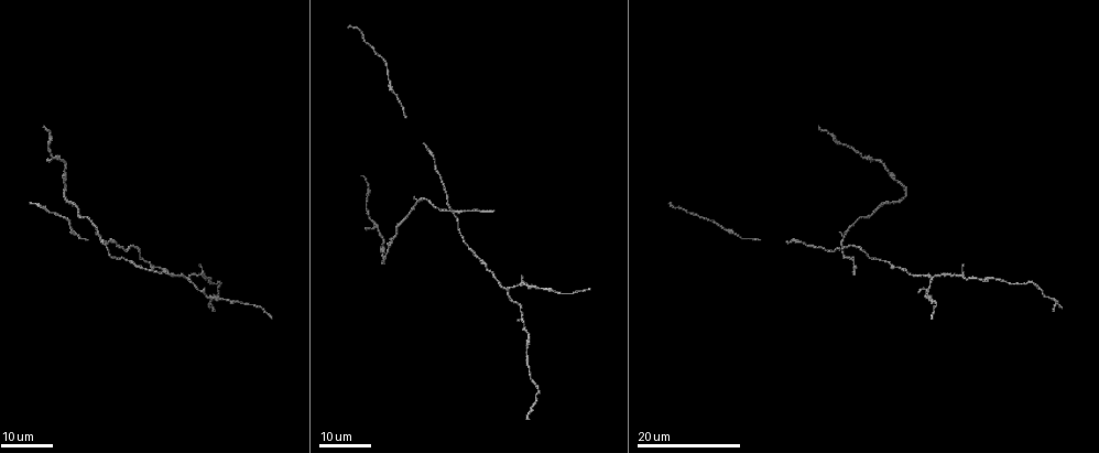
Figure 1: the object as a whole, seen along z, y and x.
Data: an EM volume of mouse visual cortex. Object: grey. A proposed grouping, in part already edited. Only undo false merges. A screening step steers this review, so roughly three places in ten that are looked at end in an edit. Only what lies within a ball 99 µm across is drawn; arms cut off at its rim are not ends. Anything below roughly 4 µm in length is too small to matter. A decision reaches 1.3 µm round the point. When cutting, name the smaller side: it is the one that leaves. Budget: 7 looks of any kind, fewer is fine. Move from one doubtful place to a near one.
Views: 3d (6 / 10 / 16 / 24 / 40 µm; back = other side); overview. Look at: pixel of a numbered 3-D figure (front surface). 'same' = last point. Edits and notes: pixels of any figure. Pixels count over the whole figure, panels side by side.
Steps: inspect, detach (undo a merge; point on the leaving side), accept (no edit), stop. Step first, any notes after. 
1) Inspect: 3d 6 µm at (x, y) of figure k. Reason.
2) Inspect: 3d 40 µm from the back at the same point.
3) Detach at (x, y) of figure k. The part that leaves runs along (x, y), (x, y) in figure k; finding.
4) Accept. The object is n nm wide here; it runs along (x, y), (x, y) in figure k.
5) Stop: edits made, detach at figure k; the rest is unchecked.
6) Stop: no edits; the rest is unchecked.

Inspect: 3d 16 µm at (525, 322) of figure 1. Arms run side by side.

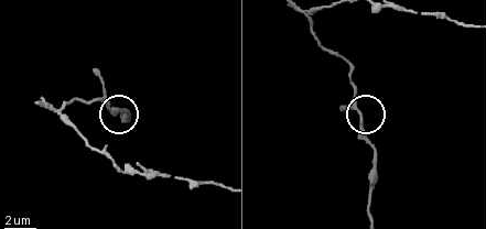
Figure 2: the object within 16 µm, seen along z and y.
Inspect: 3d 6 µm at (112, 113) of figure 2. Zoom in.

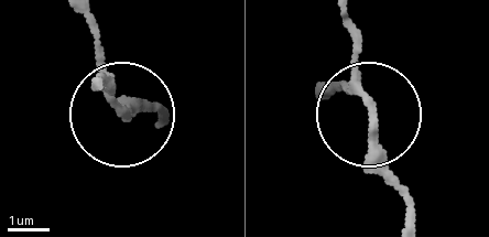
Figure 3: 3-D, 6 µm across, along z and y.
Accept. It runs along (341, 11), (351, 75), (372, 117), (372, 159), (404, 212) in figure 3; one neuron here.

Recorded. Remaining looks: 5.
Inspect: 3d 24 µm at (483, 264) of figure 1. Calibre changes.

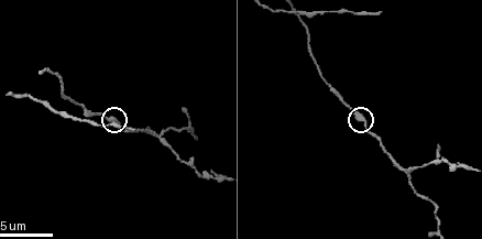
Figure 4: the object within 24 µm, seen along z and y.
Inspect: 3d 10 µm at (365, 120) of figure 4.

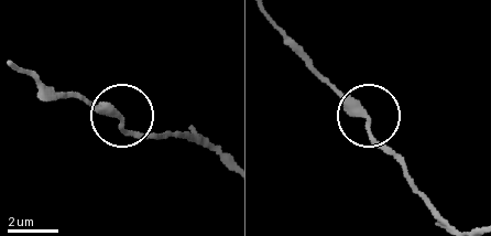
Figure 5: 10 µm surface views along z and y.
Inspect: 3d 10 µm from the back at (361, 113) of figure 5.

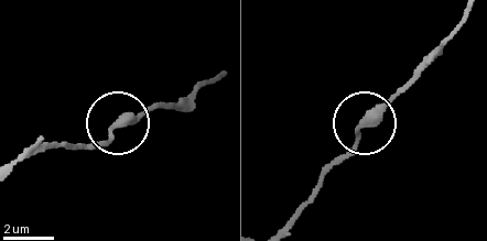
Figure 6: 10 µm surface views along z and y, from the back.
Accept. It runs along (467, 18), (361, 124), (332, 167) in figure 6; all the same neuron.

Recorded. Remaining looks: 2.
Inspect: 3d 16 µm at (407, 175) of figure 4. Branch point.

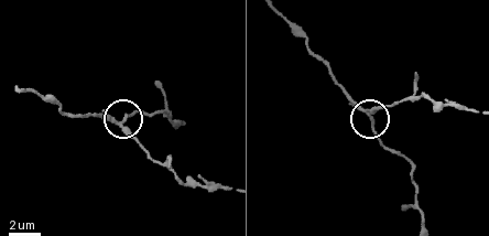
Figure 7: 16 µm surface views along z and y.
Detach at (133, 138) of figure 7. The side arm is 21 µm long; the part that leaves runs along (113, 121), (187, 183), (227, 189) in figure 7; two neurons meet here.

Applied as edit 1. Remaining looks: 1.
Stop: edits made, detach at figure 7; the rest is unchecked.

